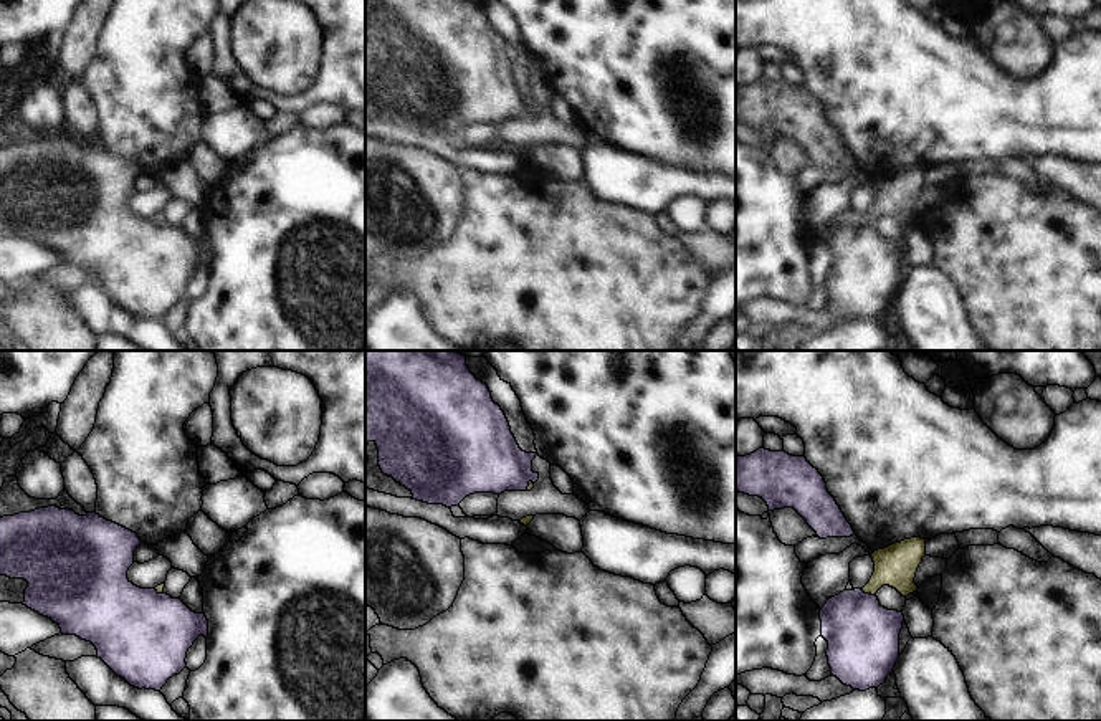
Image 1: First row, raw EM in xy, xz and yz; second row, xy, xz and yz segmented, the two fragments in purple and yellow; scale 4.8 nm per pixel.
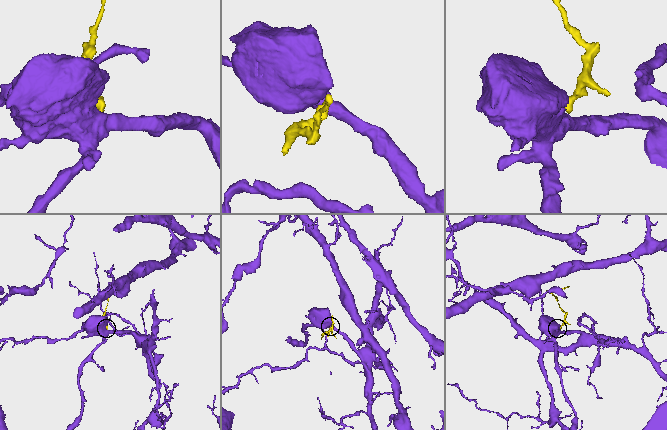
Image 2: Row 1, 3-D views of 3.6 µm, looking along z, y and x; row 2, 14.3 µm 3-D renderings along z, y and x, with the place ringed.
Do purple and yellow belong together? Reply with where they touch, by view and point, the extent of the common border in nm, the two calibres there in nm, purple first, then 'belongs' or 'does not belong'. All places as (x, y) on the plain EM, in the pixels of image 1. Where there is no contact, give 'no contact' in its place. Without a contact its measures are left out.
contact yz (868, 224); length 90 nm; calibres 360 and 200 nm; does not belong

